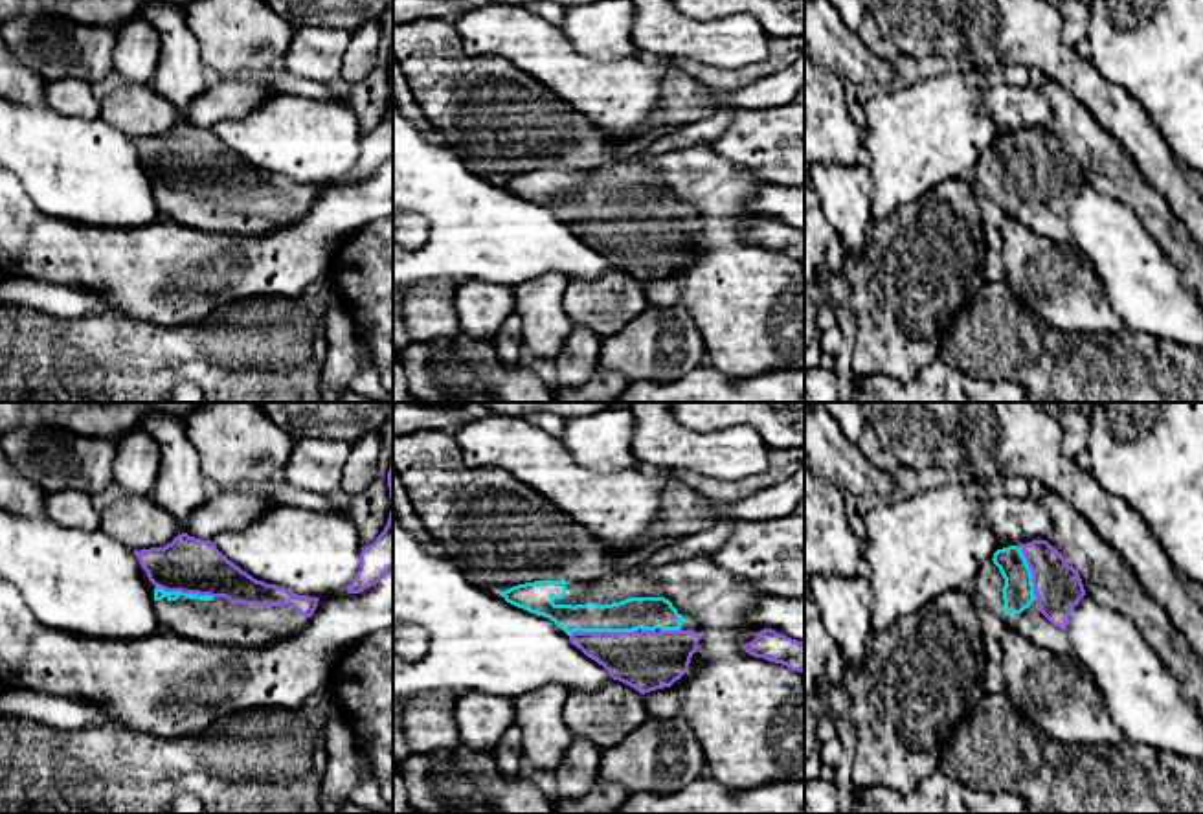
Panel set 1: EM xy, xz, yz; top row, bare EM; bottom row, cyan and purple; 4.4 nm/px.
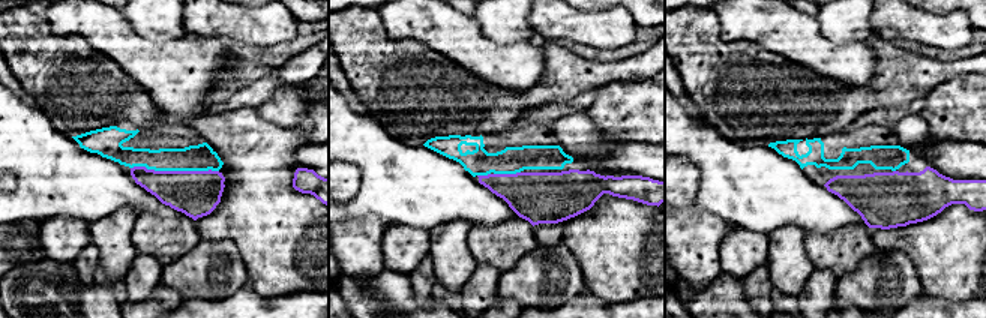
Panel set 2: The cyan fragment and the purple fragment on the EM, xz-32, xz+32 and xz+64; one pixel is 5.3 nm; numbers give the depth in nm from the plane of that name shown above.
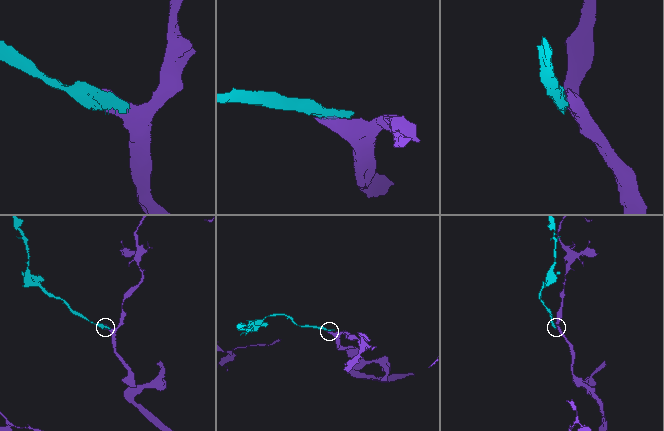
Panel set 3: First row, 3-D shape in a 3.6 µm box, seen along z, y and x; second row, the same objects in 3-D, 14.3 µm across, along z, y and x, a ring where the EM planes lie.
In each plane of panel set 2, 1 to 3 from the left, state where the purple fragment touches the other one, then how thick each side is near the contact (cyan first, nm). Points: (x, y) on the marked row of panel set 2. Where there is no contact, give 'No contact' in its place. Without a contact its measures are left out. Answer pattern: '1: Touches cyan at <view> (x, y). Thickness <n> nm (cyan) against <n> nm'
1: Touches cyan at xz-32 (174, 170). Thickness 140 nm (cyan) against 240 nm
2: Touches cyan at xz+32 (506, 173). Thickness 140 nm (cyan) against 280 nm
3: No contact

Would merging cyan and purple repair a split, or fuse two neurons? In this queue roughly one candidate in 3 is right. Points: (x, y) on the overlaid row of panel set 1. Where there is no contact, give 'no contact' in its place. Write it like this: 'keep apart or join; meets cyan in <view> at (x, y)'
join; meets cyan in xz at (603, 631)

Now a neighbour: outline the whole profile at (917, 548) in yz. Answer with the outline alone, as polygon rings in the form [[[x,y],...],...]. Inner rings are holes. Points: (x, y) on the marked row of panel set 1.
[[[959,481],[874,503],[863,538],[874,595],[872,634],[942,592],[972,590],[981,566],[1008,546],[983,524],[979,496]]]

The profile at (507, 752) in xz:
[[[516,724],[501,737],[492,755],[503,777],[511,779],[520,774],[522,731]]]

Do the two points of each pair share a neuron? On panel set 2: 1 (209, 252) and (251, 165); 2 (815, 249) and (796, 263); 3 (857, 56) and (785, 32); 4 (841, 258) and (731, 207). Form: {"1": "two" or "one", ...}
{"1": "two", "2": "two", "3": "one", "4": "two"}

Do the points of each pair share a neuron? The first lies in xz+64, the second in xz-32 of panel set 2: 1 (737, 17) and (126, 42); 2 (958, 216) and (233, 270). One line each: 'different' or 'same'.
1: same
2: different

